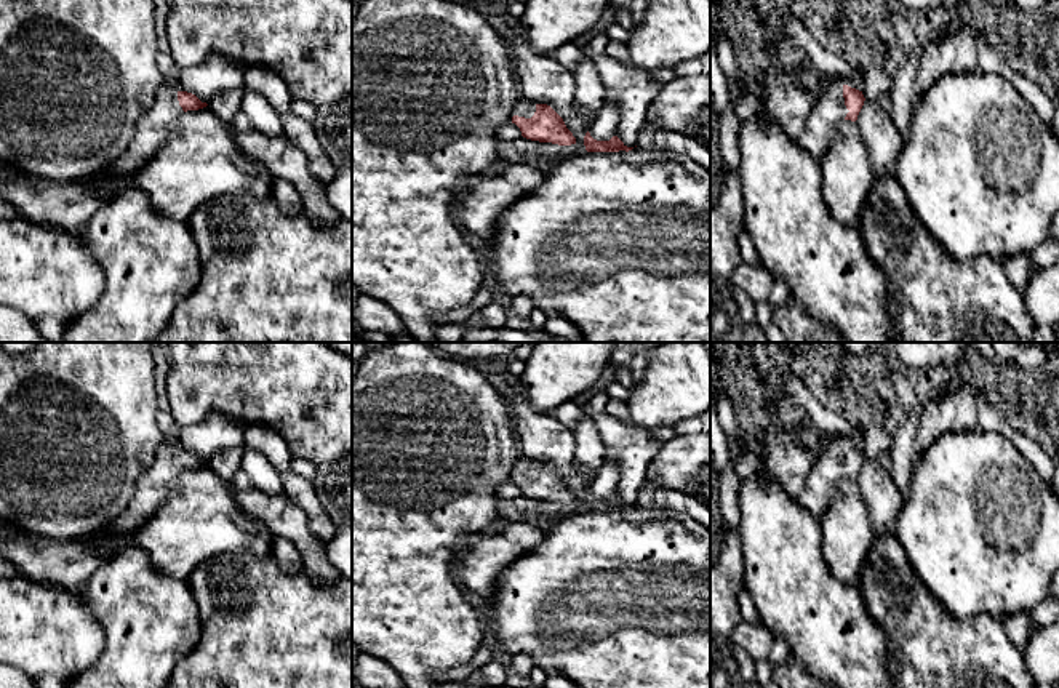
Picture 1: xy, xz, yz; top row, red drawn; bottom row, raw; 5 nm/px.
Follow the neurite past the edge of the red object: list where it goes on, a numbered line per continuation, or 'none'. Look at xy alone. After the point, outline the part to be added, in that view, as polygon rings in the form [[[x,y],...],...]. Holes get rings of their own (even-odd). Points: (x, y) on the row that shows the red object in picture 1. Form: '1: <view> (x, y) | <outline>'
1: xy (152, 130) | [[[170,82],[160,88],[154,106],[141,115],[128,150],[106,170],[120,176],[136,173],[168,139],[170,130],[182,112],[178,90]]]

